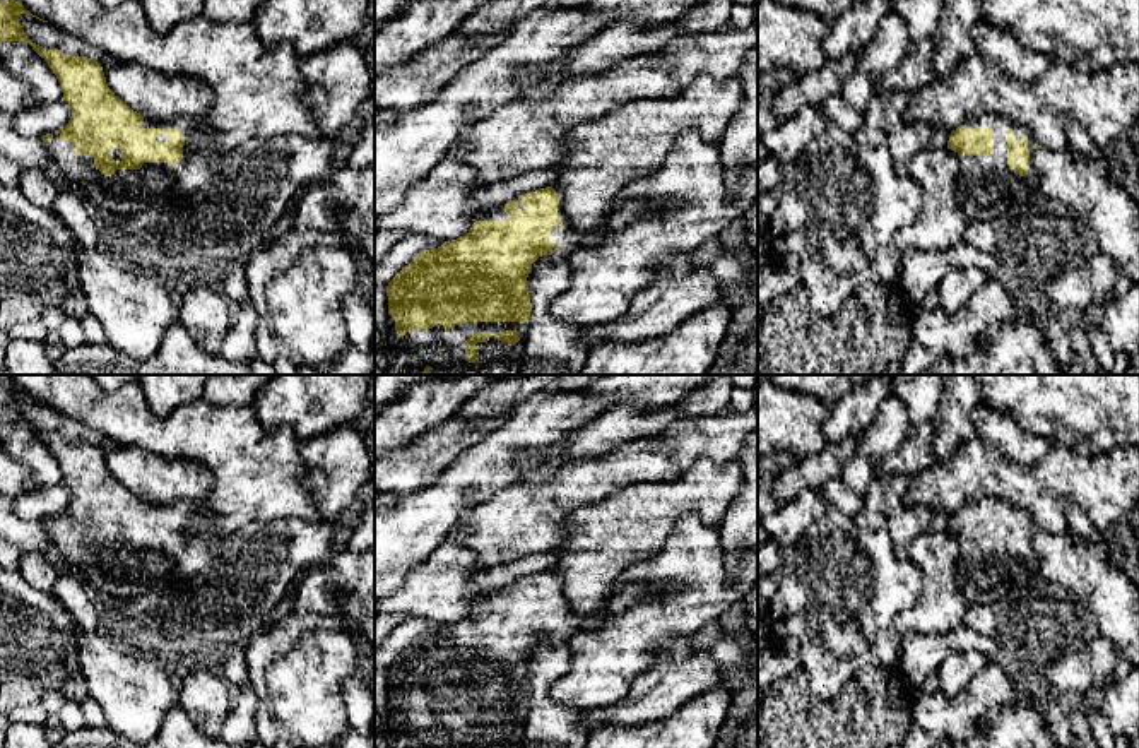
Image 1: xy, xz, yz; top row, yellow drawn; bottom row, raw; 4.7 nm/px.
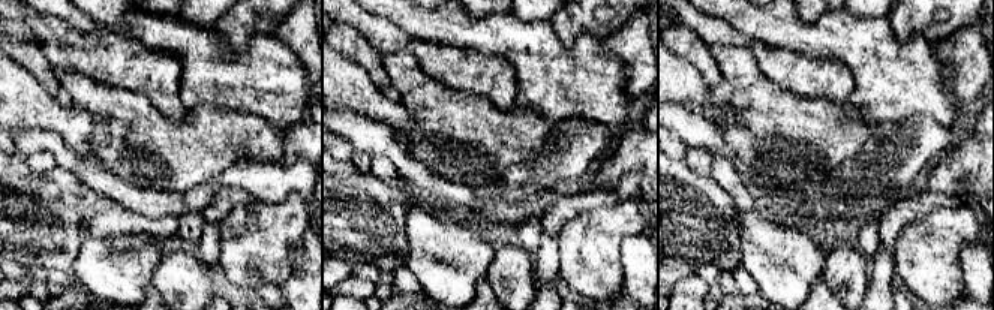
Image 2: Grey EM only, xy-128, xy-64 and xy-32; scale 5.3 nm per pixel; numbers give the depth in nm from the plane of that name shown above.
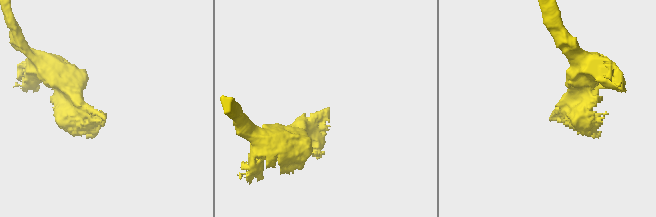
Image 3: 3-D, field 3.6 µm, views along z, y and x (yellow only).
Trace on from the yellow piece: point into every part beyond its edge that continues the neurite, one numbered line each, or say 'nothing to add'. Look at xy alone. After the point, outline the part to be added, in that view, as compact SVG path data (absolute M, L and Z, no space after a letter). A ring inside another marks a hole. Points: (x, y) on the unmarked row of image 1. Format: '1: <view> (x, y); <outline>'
1: xy (156, 569); M144 500L144 512L178 512L183 515L183 543L171 551L168 546L144 546L140 553L116 553L104 560L94 551L92 539L77 539L72 525L62 525L53 515L46 525L55 546L55 563L80 577L96 599L109 596L142 597L154 592L173 592L195 579L219 555L224 536L204 536L190 531L198 507L186 503L157 505Z

